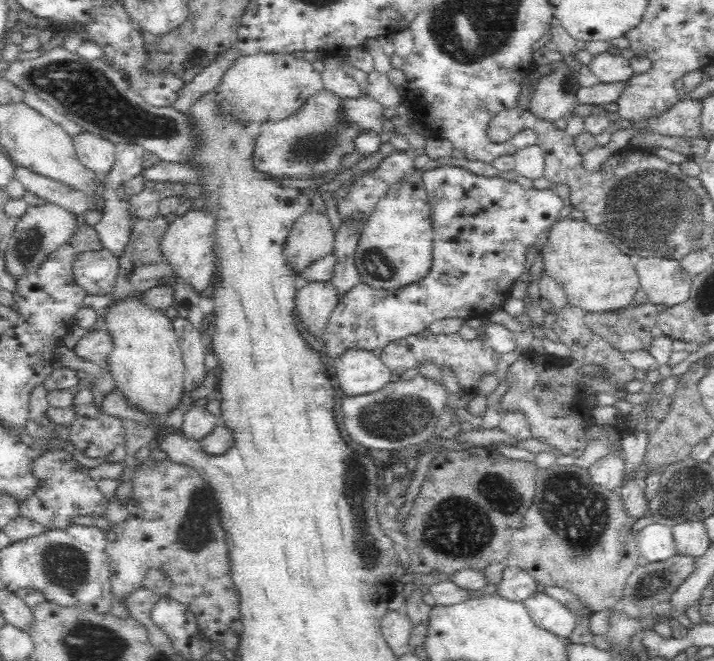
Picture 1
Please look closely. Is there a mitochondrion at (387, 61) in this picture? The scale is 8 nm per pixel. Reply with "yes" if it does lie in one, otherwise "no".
no

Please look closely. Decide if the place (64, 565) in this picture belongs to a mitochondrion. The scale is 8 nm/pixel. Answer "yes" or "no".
yes

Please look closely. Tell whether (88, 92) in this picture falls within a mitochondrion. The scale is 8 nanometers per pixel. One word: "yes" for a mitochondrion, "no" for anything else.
yes

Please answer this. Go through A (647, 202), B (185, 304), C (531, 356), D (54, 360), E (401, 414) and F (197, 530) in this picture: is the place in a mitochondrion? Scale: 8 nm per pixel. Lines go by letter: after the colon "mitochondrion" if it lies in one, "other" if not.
A: mitochondrion
B: other
C: other
D: other
E: mitochondrion
F: mitochondrion

